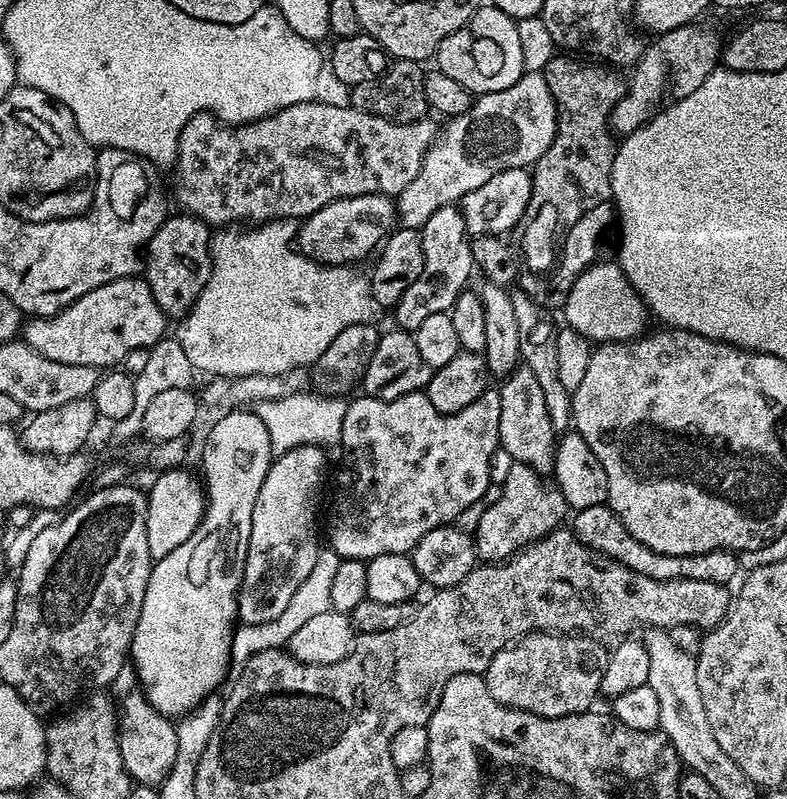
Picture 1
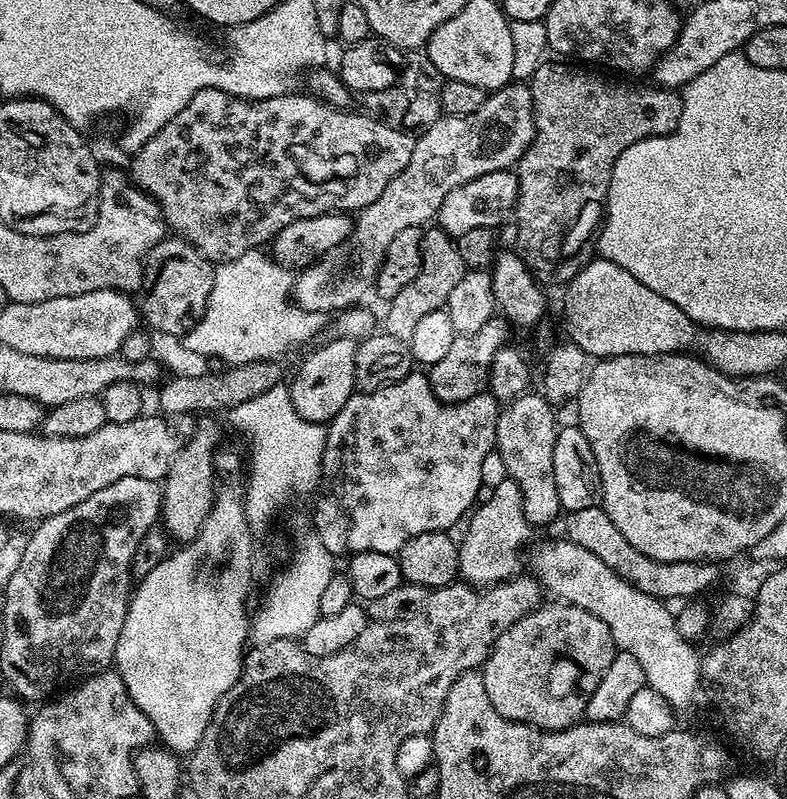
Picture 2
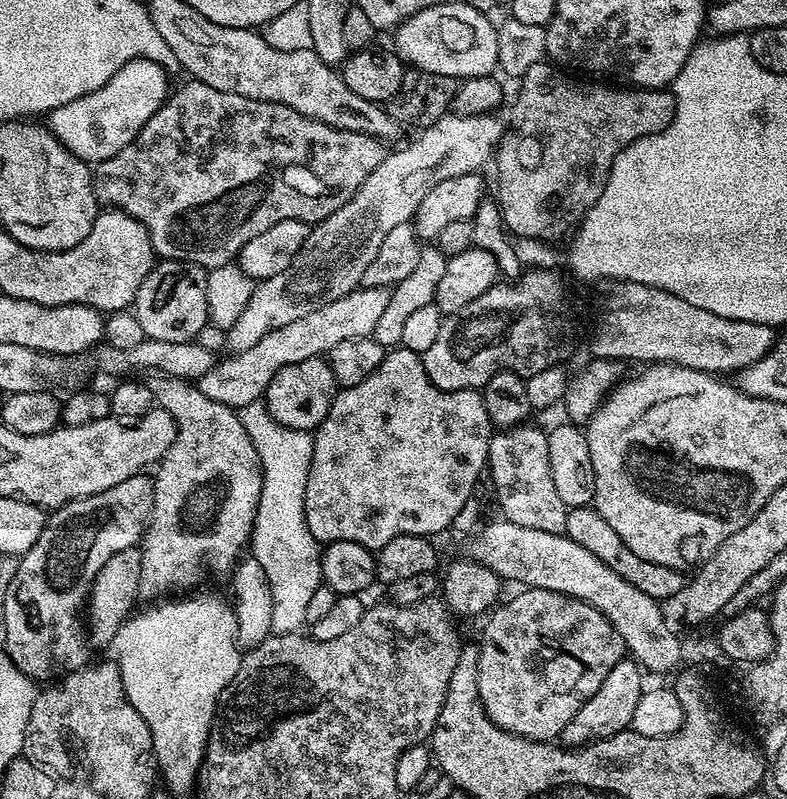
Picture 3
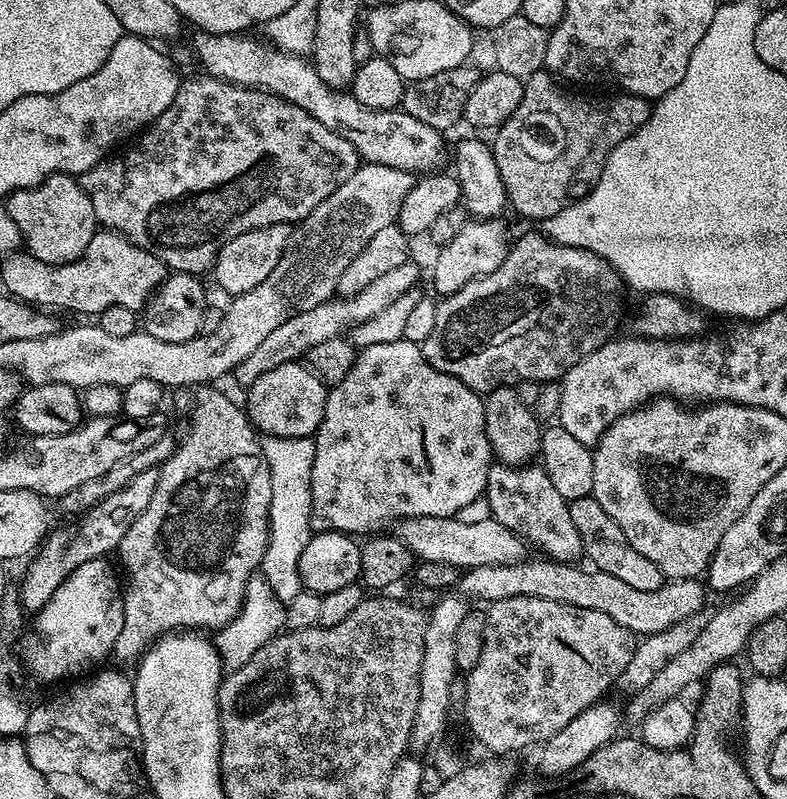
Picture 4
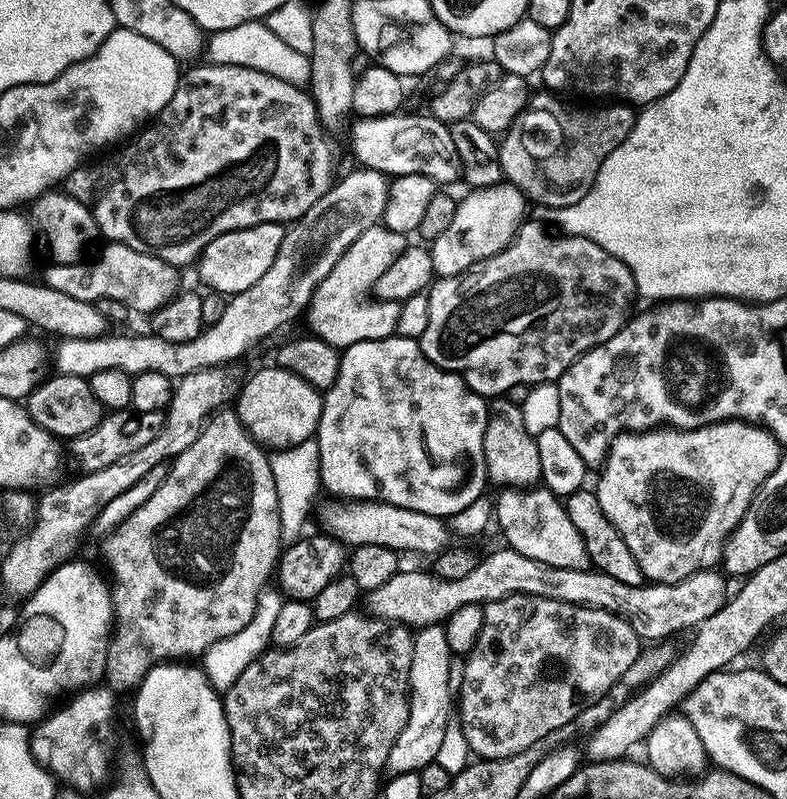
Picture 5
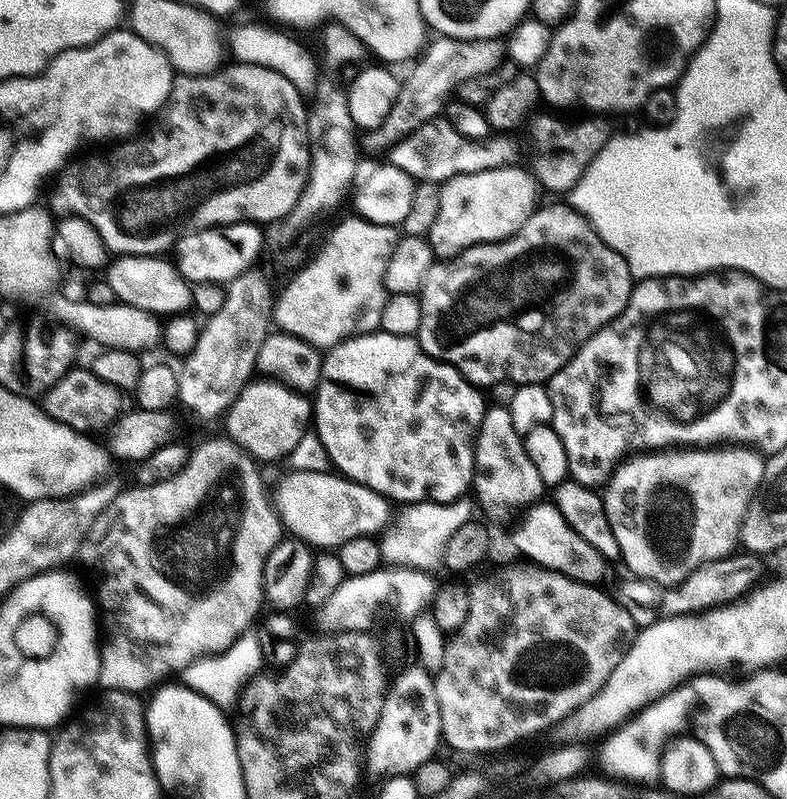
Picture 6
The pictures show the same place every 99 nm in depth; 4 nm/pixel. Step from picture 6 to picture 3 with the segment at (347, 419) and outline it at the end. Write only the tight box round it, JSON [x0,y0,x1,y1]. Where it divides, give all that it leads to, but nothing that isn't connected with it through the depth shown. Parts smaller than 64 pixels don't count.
[304,346,493,550]

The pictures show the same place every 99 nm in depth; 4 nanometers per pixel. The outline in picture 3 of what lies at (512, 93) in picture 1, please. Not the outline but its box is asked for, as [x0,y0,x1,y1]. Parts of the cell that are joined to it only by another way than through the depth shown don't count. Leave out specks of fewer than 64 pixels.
[227,114,506,353]

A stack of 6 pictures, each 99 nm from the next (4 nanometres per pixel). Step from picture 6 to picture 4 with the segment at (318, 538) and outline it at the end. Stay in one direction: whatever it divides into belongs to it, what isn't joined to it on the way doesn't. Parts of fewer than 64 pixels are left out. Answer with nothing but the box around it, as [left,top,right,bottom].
[398,516,526,570]

